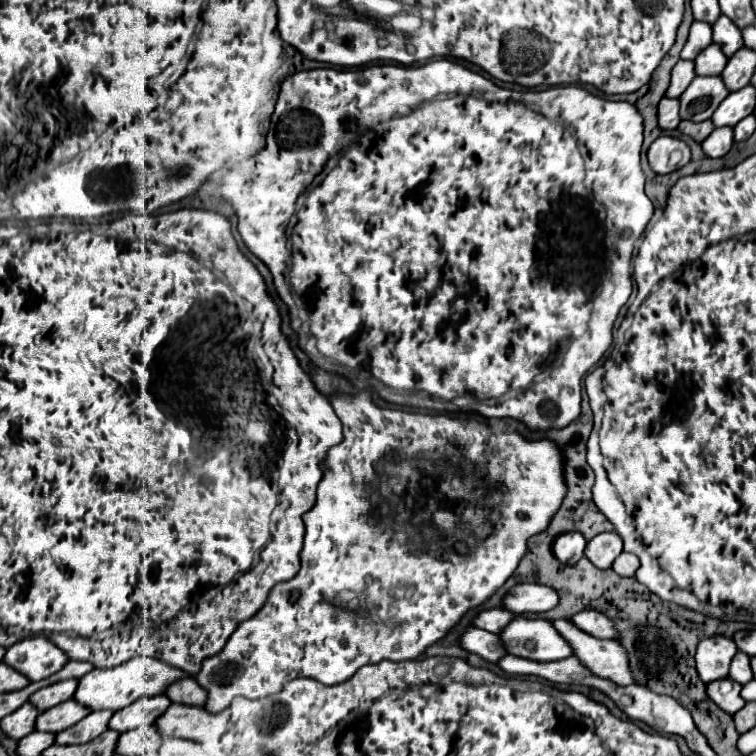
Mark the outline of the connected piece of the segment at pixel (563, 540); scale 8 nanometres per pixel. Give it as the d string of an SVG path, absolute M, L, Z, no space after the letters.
M567 532L563 536L559 536L559 540L555 540L555 556L563 562L563 564L577 564L579 558L583 556L585 550L585 538L581 532Z

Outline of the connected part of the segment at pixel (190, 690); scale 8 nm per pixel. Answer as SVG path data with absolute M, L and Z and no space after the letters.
M181 678L177 682L173 682L167 690L165 690L167 698L171 702L179 702L179 704L191 704L191 706L205 706L207 702L207 692L195 682L195 678Z

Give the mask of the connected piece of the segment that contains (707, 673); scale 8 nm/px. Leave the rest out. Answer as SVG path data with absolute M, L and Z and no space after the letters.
M711 636L699 642L695 662L697 672L705 684L711 680L721 680L729 674L729 664L737 652L737 646L731 638Z

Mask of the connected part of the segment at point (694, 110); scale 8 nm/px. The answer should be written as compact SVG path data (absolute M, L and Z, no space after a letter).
M695 76L695 80L679 96L681 120L709 120L711 112L715 112L715 108L727 94L729 92L719 76Z

